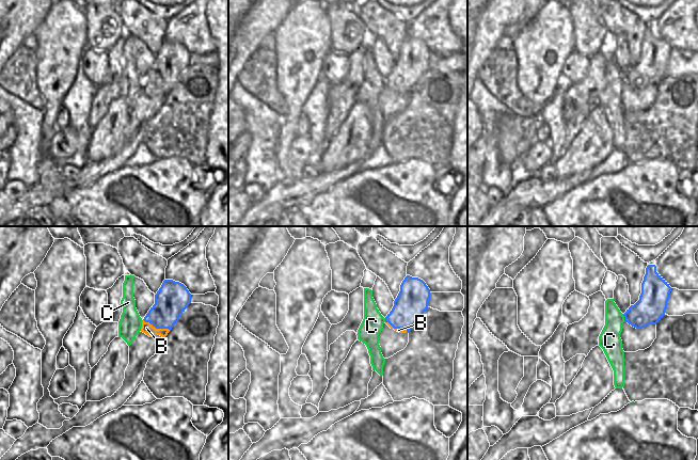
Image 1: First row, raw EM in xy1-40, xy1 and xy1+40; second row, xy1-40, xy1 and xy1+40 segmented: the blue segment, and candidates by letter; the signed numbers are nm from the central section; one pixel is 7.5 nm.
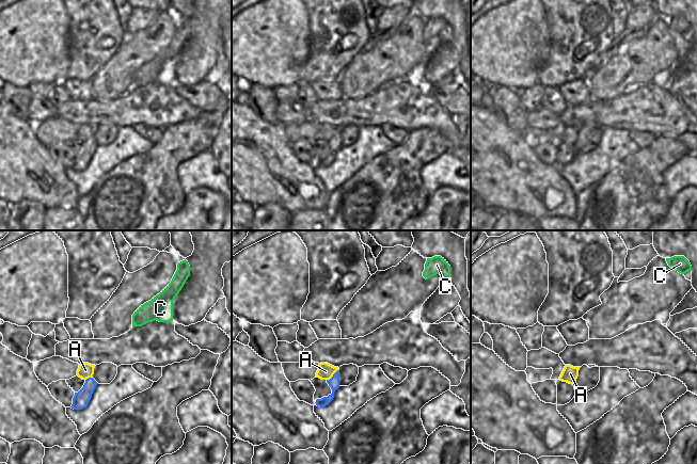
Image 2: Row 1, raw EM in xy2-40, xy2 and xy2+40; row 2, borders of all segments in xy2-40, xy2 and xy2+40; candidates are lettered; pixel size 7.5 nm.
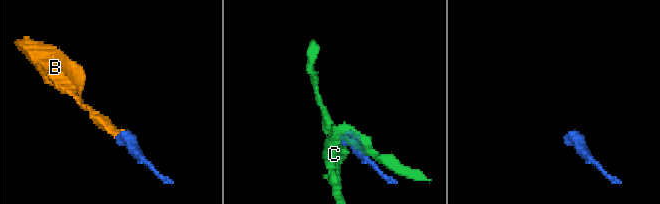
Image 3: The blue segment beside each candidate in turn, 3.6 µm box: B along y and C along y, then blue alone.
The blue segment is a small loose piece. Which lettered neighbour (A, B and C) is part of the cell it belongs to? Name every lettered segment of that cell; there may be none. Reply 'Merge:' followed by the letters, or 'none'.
Merge: B

